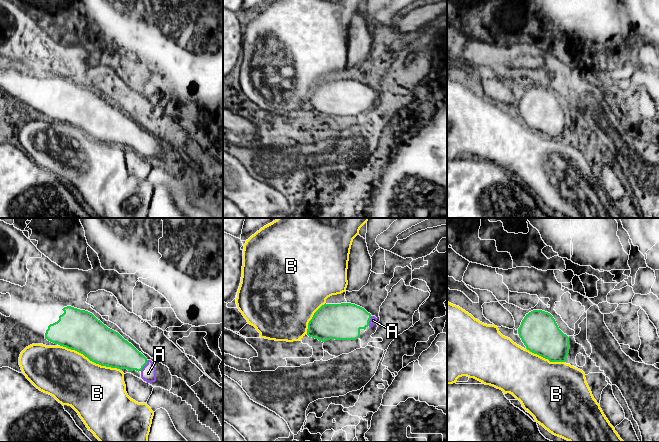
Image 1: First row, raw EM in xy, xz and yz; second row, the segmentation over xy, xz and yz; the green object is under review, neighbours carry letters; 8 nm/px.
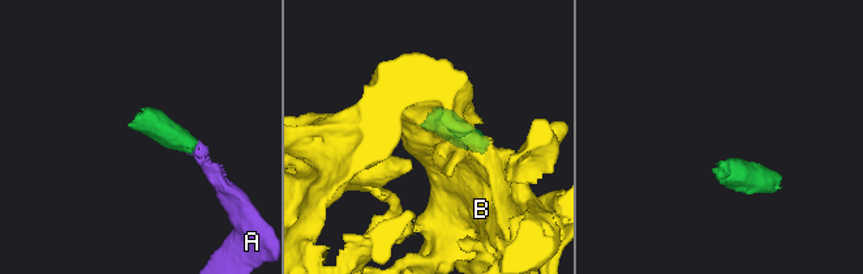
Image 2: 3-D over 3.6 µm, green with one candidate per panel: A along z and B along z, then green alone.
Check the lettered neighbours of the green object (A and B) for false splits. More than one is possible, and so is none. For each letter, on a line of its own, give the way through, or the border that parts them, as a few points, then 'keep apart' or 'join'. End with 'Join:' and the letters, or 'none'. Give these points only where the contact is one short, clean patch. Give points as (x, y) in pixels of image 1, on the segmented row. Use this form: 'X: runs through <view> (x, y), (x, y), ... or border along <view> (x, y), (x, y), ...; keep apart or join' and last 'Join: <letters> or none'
A: runs through xy (117, 352), (145, 364), (148, 373); join
B: keep apart
Join: A

